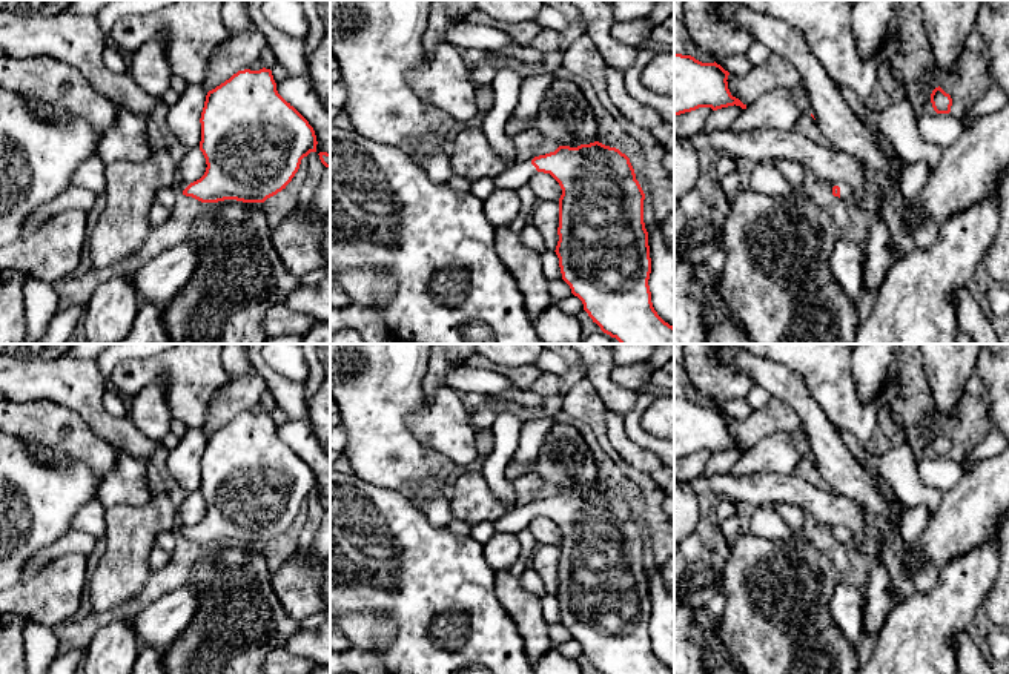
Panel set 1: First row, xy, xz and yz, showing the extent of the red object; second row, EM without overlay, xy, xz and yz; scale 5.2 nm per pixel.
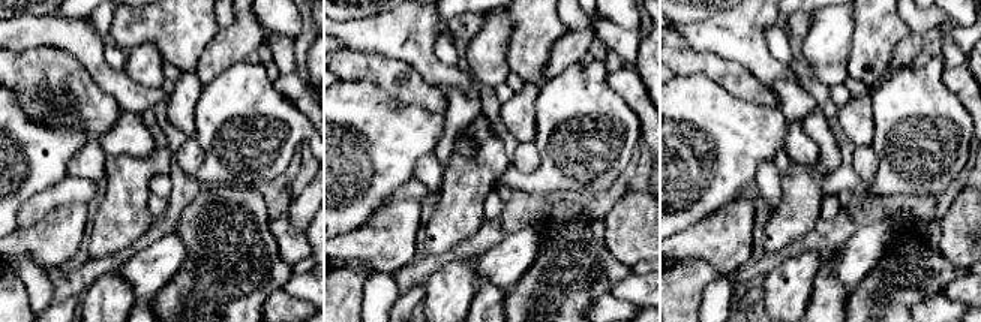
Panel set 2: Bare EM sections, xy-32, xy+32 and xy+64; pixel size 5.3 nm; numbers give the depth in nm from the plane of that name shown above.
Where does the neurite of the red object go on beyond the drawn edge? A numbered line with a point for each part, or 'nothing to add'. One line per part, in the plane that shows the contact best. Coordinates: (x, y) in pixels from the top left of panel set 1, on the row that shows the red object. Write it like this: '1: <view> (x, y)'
1: yz (846, 195)

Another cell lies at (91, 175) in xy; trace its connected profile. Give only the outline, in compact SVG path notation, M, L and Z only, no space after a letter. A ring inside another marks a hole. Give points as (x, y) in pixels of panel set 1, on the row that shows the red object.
M95 154L86 160L72 175L72 184L89 189L92 193L100 195L106 190L104 163Z

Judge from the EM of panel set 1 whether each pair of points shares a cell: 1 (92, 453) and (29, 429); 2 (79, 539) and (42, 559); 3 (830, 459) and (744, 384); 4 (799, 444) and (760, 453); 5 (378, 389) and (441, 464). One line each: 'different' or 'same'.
1: same
2: same
3: different
4: same
5: same

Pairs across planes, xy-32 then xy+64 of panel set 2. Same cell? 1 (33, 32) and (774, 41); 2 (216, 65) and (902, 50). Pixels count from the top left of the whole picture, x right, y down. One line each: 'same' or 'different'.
1: different
2: same

